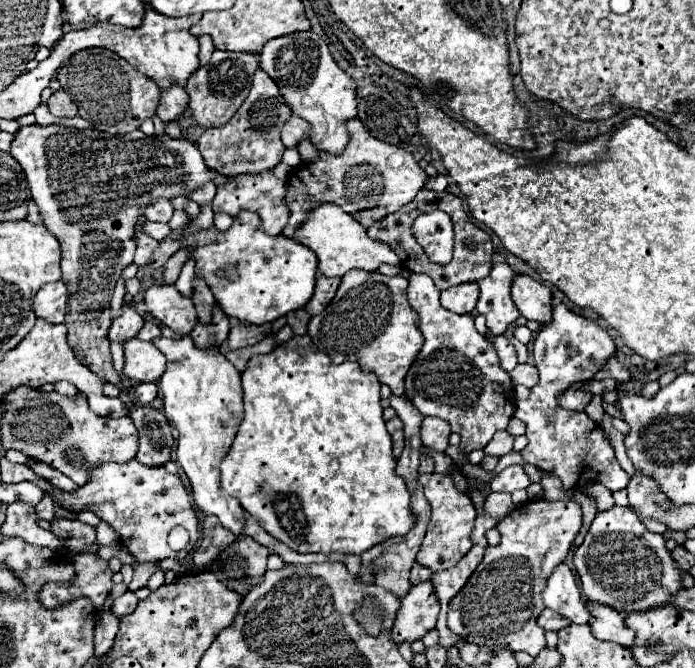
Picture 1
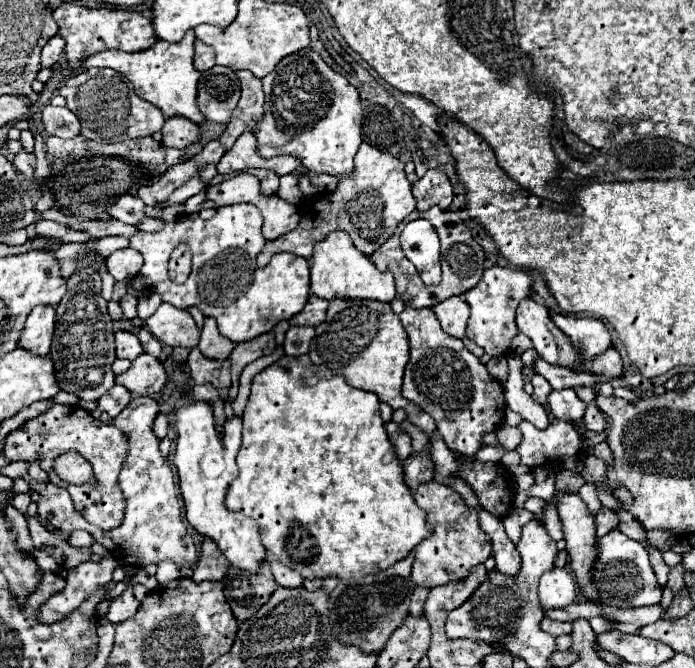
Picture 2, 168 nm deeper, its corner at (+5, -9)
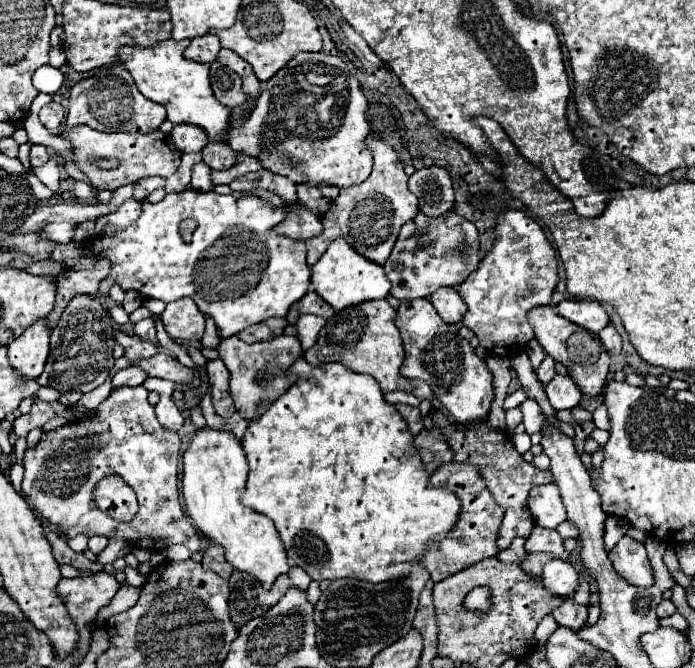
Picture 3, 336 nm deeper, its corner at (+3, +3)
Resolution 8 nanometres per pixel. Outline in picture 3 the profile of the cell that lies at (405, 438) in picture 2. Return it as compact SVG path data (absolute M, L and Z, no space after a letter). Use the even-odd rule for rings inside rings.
M396 404L396 410L400 412L400 416L406 420L412 436L416 436L424 424L422 424L422 416L420 416L420 410L414 408L414 406L408 406L408 404Z

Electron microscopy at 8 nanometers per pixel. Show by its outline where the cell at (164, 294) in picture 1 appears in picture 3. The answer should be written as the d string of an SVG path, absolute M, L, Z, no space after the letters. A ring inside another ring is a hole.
M190 298L168 302L160 318L164 322L164 330L174 340L198 342L204 334L204 316L198 312L198 306Z

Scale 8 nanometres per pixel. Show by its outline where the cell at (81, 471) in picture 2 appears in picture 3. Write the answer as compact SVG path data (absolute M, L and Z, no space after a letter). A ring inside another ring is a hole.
M144 386L136 388L116 388L110 392L110 396L94 410L98 418L84 418L80 422L72 422L66 426L60 426L52 430L50 434L42 434L40 442L32 448L26 450L24 454L24 482L22 482L22 492L26 496L26 502L30 508L40 512L48 522L60 526L60 532L66 538L74 538L76 534L104 534L108 538L122 538L128 542L140 542L140 538L160 538L152 540L154 546L174 546L174 544L184 544L192 552L198 552L200 548L200 536L196 534L194 524L190 518L186 518L182 504L180 504L180 494L176 486L176 474L178 474L178 454L180 454L180 436L176 432L164 430L154 414L154 406L148 402L148 390ZM108 474L118 474L124 478L128 486L138 496L140 510L134 516L132 522L122 524L118 520L112 520L108 514L100 512L94 502L92 502L92 488L102 476Z

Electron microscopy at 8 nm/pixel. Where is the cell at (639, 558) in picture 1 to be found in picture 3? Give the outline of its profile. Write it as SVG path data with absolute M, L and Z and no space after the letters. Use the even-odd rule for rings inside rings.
M622 536L620 542L610 550L610 560L614 570L634 586L652 586L654 576L652 576L652 566L646 556L646 548L642 542Z

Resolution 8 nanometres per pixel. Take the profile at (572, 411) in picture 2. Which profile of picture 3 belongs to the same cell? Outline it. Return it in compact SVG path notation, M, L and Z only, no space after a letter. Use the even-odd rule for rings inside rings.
M556 374L548 384L546 384L546 394L554 410L570 410L580 404L582 392L580 388L572 382L570 376L560 376Z

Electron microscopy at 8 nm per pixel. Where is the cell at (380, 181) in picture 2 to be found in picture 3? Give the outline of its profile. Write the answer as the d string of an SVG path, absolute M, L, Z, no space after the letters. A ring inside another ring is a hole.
M368 136L366 146L374 156L372 174L356 186L342 188L338 198L332 202L330 210L320 216L322 220L322 234L306 240L308 246L308 264L314 264L330 246L336 236L344 236L348 244L376 264L384 264L390 256L390 250L398 238L400 226L412 220L418 212L418 198L408 190L408 176L404 172L404 164L400 162L398 154L392 146Z

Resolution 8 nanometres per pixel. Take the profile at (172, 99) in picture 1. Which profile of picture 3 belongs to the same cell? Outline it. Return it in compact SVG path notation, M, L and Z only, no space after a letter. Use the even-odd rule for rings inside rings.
M176 124L170 138L180 152L200 152L208 142L206 132L194 124Z

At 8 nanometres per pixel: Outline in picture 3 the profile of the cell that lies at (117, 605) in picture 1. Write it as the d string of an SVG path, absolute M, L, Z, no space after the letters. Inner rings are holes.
M122 584L120 590L116 592L114 600L112 600L110 604L106 604L106 606L98 612L98 620L104 622L104 620L108 620L108 618L114 616L114 614L126 612L128 608L132 608L132 606L136 604L138 596L140 596L140 588L134 588L134 586L130 586L130 584Z

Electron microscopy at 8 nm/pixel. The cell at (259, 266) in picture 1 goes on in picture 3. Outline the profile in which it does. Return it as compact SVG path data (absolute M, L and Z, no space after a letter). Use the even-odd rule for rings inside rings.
M186 190L186 192L180 192L180 194L166 194L166 198L164 198L162 202L158 202L158 204L150 204L150 202L144 200L144 202L142 202L142 214L140 214L140 218L138 218L132 226L128 226L126 230L116 232L114 236L92 238L92 240L86 244L86 248L88 248L94 256L98 256L98 258L108 258L108 260L112 262L110 276L108 276L106 280L102 280L100 290L98 290L98 294L94 294L94 298L98 298L98 300L102 302L102 306L106 308L106 302L102 300L102 294L108 292L110 286L112 286L114 282L120 284L124 290L132 290L132 288L134 288L134 290L138 290L144 298L158 298L158 300L162 300L162 302L172 302L172 300L178 300L178 298L186 298L186 296L188 296L188 298L192 298L192 300L196 302L196 306L198 306L204 314L208 314L208 316L214 318L220 336L226 336L226 338L228 338L228 336L234 336L234 334L238 334L238 332L242 332L244 328L248 328L248 326L252 326L252 324L264 322L264 320L268 320L268 318L272 318L272 316L286 316L288 308L308 292L308 286L310 286L310 266L308 266L308 262L306 262L306 244L304 244L302 240L290 240L288 236L280 236L280 234L274 234L274 232L272 232L272 226L274 226L276 222L280 222L280 220L282 220L282 210L274 208L272 204L268 204L266 200L262 200L260 196L234 198L234 196L220 196L220 194L216 194L216 192ZM186 218L192 218L192 220L198 222L198 226L196 226L196 230L194 230L194 234L192 234L192 244L190 244L190 242L182 242L182 236L180 236L180 232L178 232L180 222L186 220Z

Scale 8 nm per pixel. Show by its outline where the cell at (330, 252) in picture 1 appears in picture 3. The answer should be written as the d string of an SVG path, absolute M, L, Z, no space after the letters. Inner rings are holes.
M338 236L328 246L328 250L320 256L320 260L312 266L312 284L314 284L314 290L334 310L344 310L344 308L360 304L364 300L386 298L390 292L390 280L386 280L384 268L380 264L366 260L362 254L354 252L354 248L350 248L350 244L346 244L346 240L342 236Z

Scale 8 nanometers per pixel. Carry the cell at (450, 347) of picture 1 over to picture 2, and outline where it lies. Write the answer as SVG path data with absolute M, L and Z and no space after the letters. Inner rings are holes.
M404 308L400 322L410 338L410 362L404 372L402 396L428 412L446 446L464 456L480 450L484 434L494 432L504 416L506 402L502 384L492 378L486 366L464 346L462 340L448 336L430 308Z

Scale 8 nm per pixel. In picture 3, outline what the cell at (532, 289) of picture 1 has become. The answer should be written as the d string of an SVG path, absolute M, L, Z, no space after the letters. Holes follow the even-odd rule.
M534 306L530 310L528 320L530 320L530 326L534 328L534 336L540 342L540 346L546 350L546 354L550 354L554 360L562 362L570 370L570 378L578 384L578 388L588 396L600 394L608 376L610 356L602 348L602 342L598 340L598 336L596 334L592 336L578 324L572 324L570 320L558 316L558 312L554 312L552 306Z

